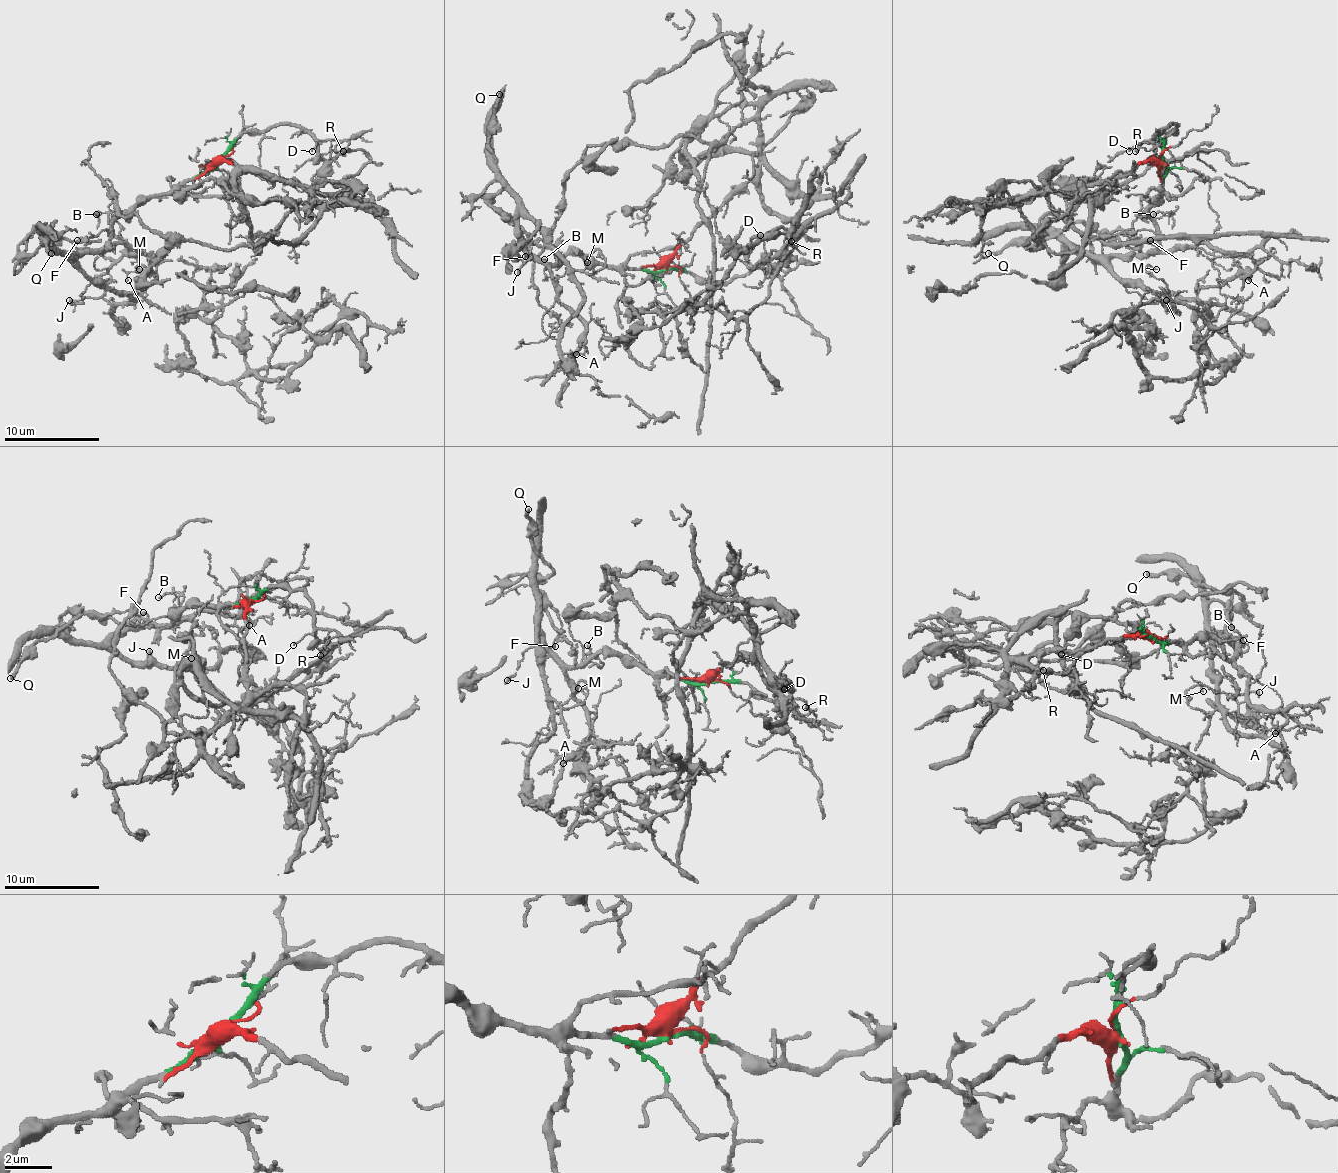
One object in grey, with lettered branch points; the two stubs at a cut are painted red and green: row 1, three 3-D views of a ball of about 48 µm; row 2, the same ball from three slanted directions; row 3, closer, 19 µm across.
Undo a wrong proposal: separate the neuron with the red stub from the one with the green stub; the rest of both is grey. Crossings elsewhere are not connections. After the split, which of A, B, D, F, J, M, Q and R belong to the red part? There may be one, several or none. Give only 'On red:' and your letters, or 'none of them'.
On red: none of them

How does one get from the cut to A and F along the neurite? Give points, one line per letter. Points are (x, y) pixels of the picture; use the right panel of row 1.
A: (1162, 161), (1164, 187), (1147, 218), (1157, 242), (1164, 249), (1210, 244), (1248, 271), (1248, 280)
F: (1162, 161), (1167, 168), (1164, 187), (1147, 216), (1155, 228), (1138, 230), (1131, 237), (1143, 242), (1150, 240)

